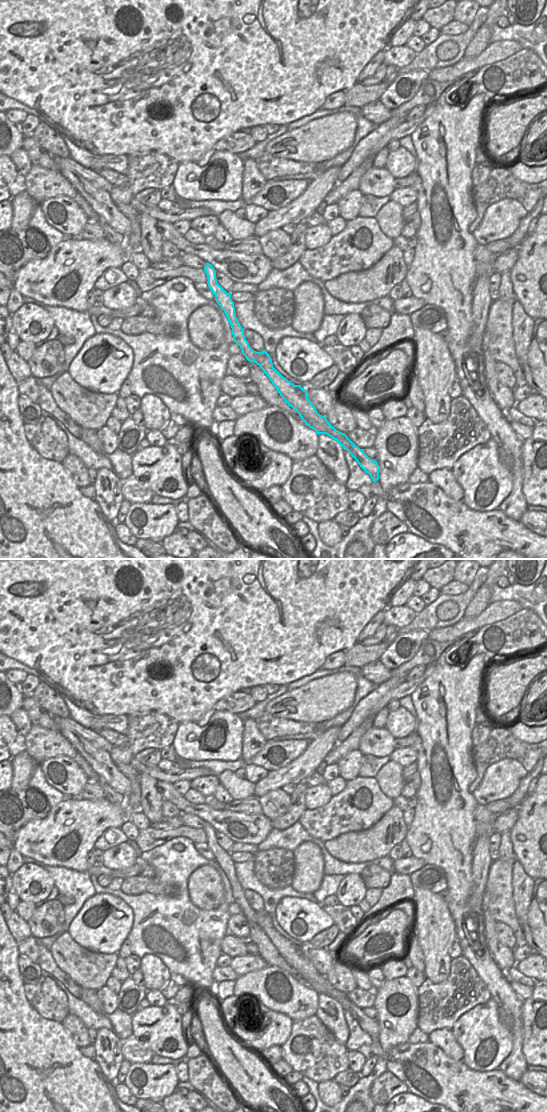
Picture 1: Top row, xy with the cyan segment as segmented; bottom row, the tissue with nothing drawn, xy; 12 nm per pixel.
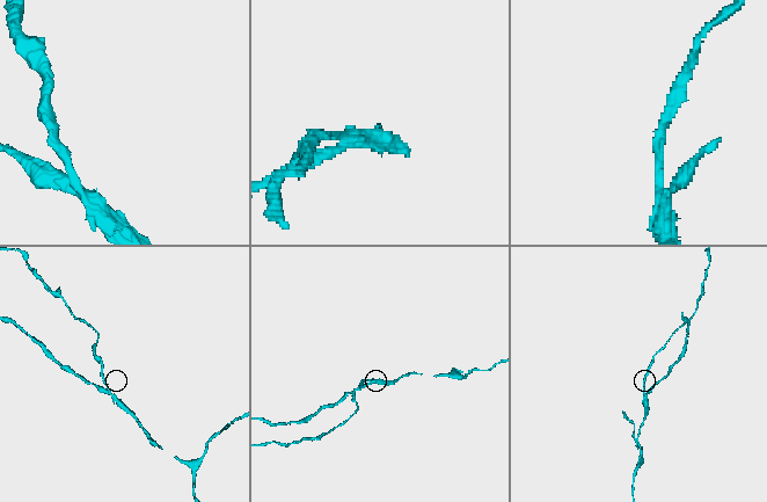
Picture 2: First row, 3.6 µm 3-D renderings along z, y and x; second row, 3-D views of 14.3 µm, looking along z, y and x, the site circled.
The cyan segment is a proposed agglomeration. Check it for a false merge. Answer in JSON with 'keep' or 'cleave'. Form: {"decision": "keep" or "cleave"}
{"decision": "cleave"}

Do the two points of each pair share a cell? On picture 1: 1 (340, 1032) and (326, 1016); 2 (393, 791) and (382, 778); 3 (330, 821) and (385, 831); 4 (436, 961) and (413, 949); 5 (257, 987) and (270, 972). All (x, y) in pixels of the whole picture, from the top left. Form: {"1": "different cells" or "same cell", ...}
{"1": "same cell", "2": "same cell", "3": "different cells", "4": "different cells", "5": "same cell"}

